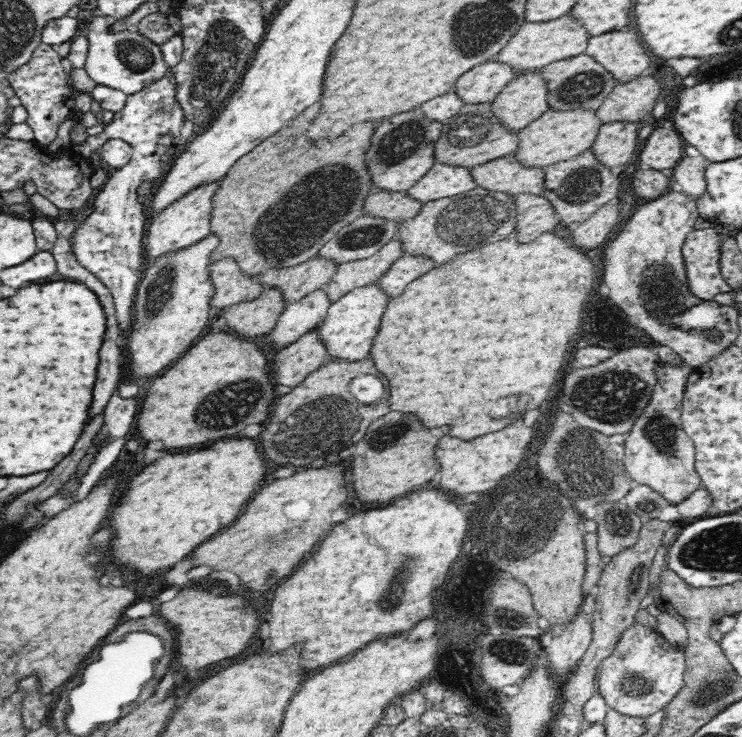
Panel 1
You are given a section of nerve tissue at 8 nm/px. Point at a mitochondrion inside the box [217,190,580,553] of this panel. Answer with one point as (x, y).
(327, 420)

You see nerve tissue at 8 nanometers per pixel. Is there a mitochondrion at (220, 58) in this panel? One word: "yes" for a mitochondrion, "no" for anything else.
yes

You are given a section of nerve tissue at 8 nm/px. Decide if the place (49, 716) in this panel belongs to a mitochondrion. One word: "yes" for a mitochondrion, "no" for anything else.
no

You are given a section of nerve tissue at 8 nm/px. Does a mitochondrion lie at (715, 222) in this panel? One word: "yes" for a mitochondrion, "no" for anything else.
no

